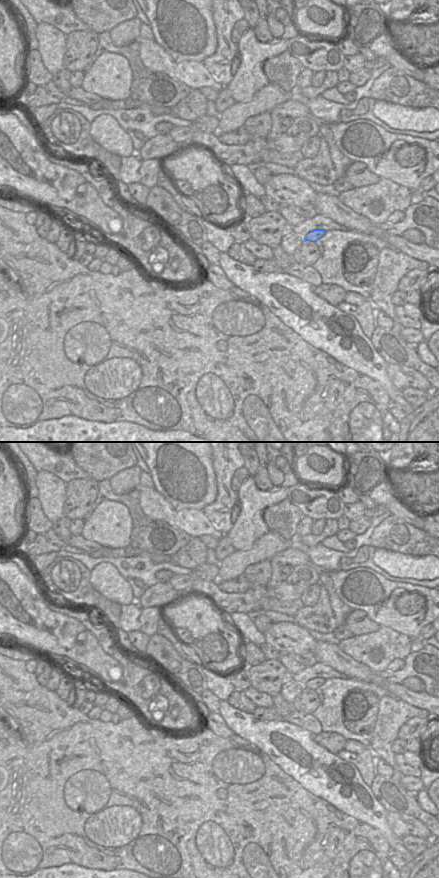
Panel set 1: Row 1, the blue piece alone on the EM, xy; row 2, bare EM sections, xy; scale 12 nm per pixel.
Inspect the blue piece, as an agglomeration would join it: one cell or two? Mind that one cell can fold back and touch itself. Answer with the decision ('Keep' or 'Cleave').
Keep

